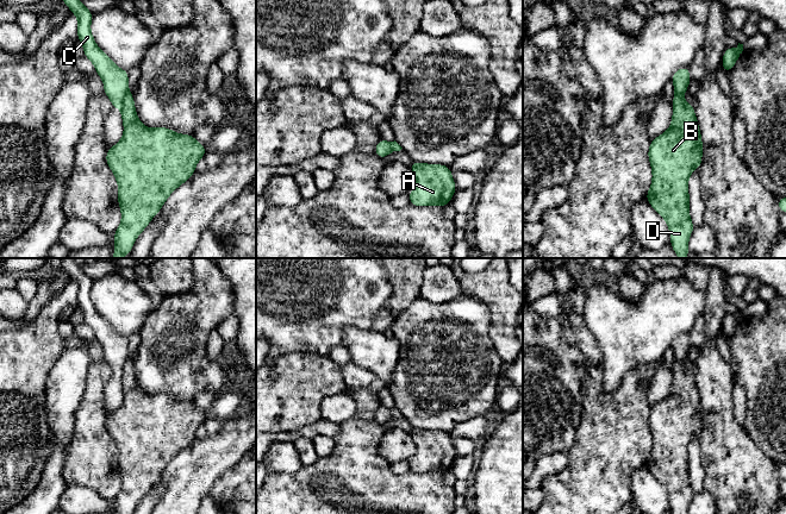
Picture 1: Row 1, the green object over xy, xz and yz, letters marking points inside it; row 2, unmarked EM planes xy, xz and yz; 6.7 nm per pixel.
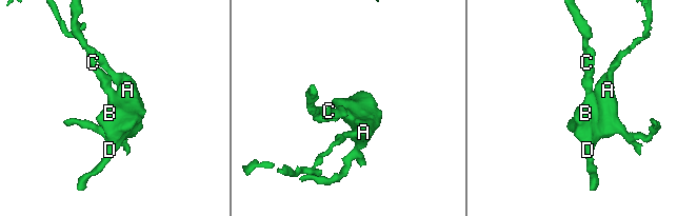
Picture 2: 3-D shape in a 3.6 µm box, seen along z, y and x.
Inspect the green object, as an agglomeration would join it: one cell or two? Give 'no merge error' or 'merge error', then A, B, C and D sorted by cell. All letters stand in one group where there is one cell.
merge error; A B D / C

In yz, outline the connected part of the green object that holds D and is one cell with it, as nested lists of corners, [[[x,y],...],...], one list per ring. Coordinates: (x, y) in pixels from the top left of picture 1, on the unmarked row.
[[[673,364],[669,395],[648,415],[653,446],[645,466],[666,487],[672,514],[688,514],[694,496],[690,484],[688,444],[703,425],[703,408],[693,371]]]

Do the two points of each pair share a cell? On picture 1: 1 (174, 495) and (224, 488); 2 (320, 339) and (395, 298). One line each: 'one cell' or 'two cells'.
1: two cells
2: two cells

